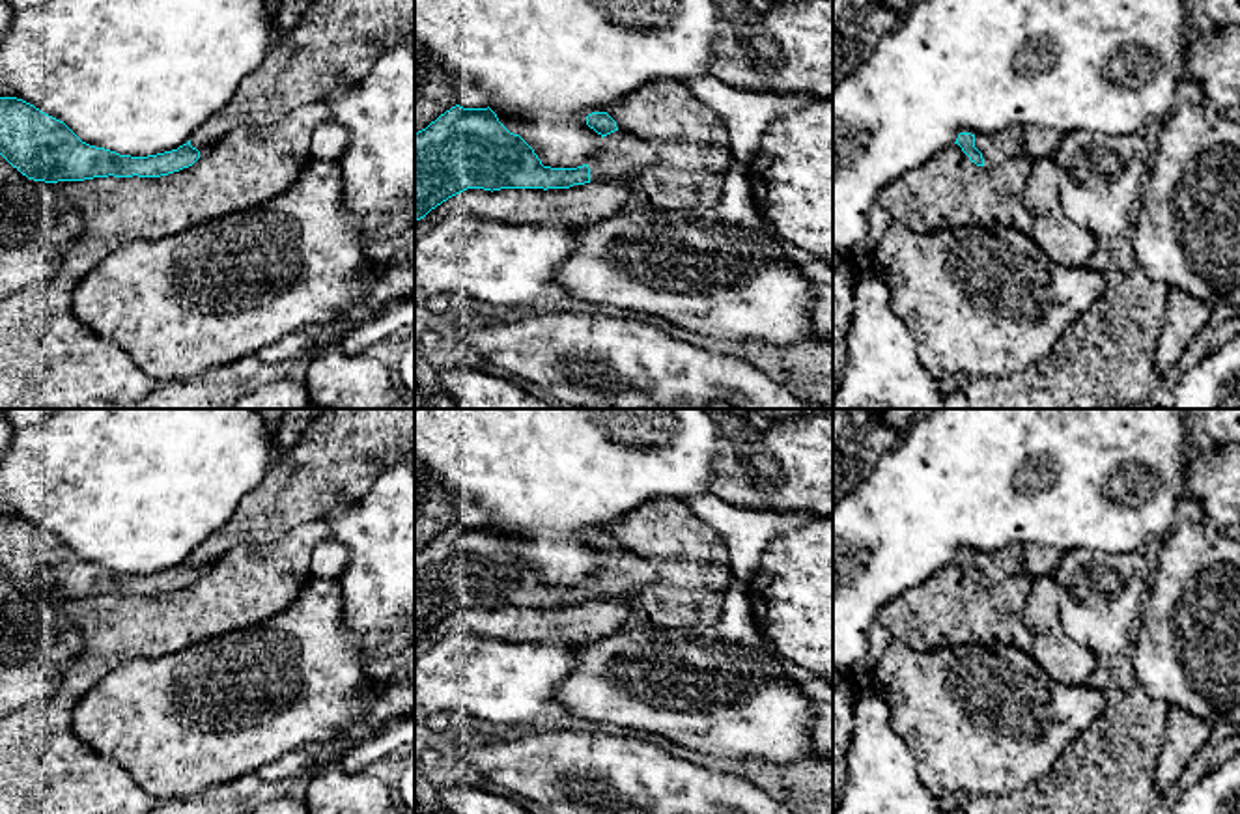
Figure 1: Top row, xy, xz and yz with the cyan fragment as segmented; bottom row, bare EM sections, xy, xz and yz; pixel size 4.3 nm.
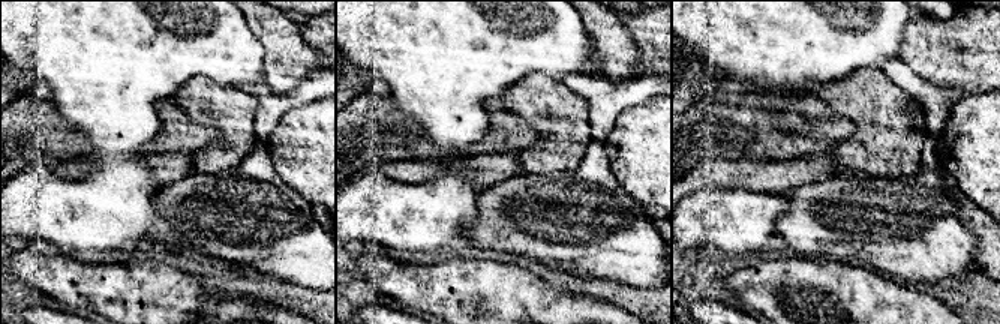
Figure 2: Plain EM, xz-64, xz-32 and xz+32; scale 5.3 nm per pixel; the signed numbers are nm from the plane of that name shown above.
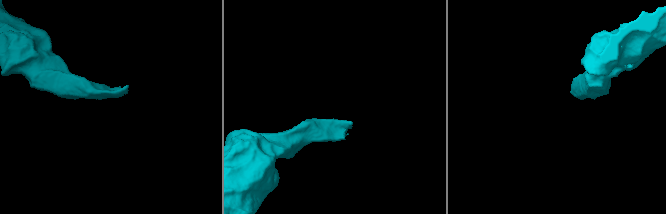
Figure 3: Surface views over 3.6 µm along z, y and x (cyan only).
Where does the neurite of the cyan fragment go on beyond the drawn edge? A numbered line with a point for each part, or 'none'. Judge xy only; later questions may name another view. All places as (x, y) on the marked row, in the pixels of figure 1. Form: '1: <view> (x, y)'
1: xy (333, 36)

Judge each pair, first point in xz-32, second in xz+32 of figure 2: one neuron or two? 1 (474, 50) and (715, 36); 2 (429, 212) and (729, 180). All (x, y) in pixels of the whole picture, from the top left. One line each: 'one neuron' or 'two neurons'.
1: one neuron
2: two neurons

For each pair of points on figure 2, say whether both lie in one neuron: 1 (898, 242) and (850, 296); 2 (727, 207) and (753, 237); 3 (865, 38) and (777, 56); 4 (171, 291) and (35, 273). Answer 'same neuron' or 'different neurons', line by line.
1: different neurons
2: same neuron
3: same neuron
4: same neuron

